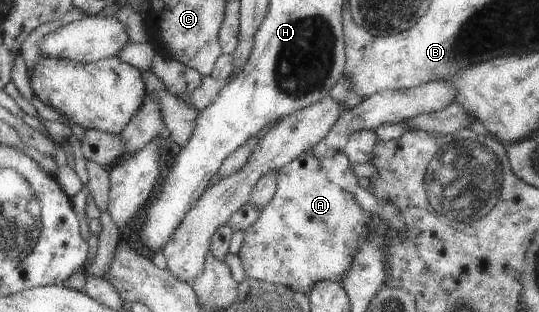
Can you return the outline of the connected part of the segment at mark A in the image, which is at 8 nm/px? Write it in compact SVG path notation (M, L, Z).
M309 149L309 151L305 151L303 154L297 155L297 157L292 159L291 162L275 171L275 181L277 181L277 187L275 188L273 197L271 197L269 203L263 206L263 209L259 212L259 217L257 217L257 219L255 219L255 221L247 227L247 229L243 230L244 237L238 252L238 257L245 277L264 281L265 283L283 285L283 287L288 287L289 289L298 291L306 296L307 293L309 293L309 289L313 287L313 283L317 283L320 280L331 280L340 284L341 279L344 278L345 271L347 271L349 266L352 265L353 255L357 253L357 239L359 239L361 234L364 233L364 225L366 224L367 215L364 214L360 204L357 203L356 196L351 195L349 191L345 191L345 189L339 187L337 183L333 183L328 179L328 176L325 175L325 171L323 171L317 163L316 156L313 155L313 149Z

